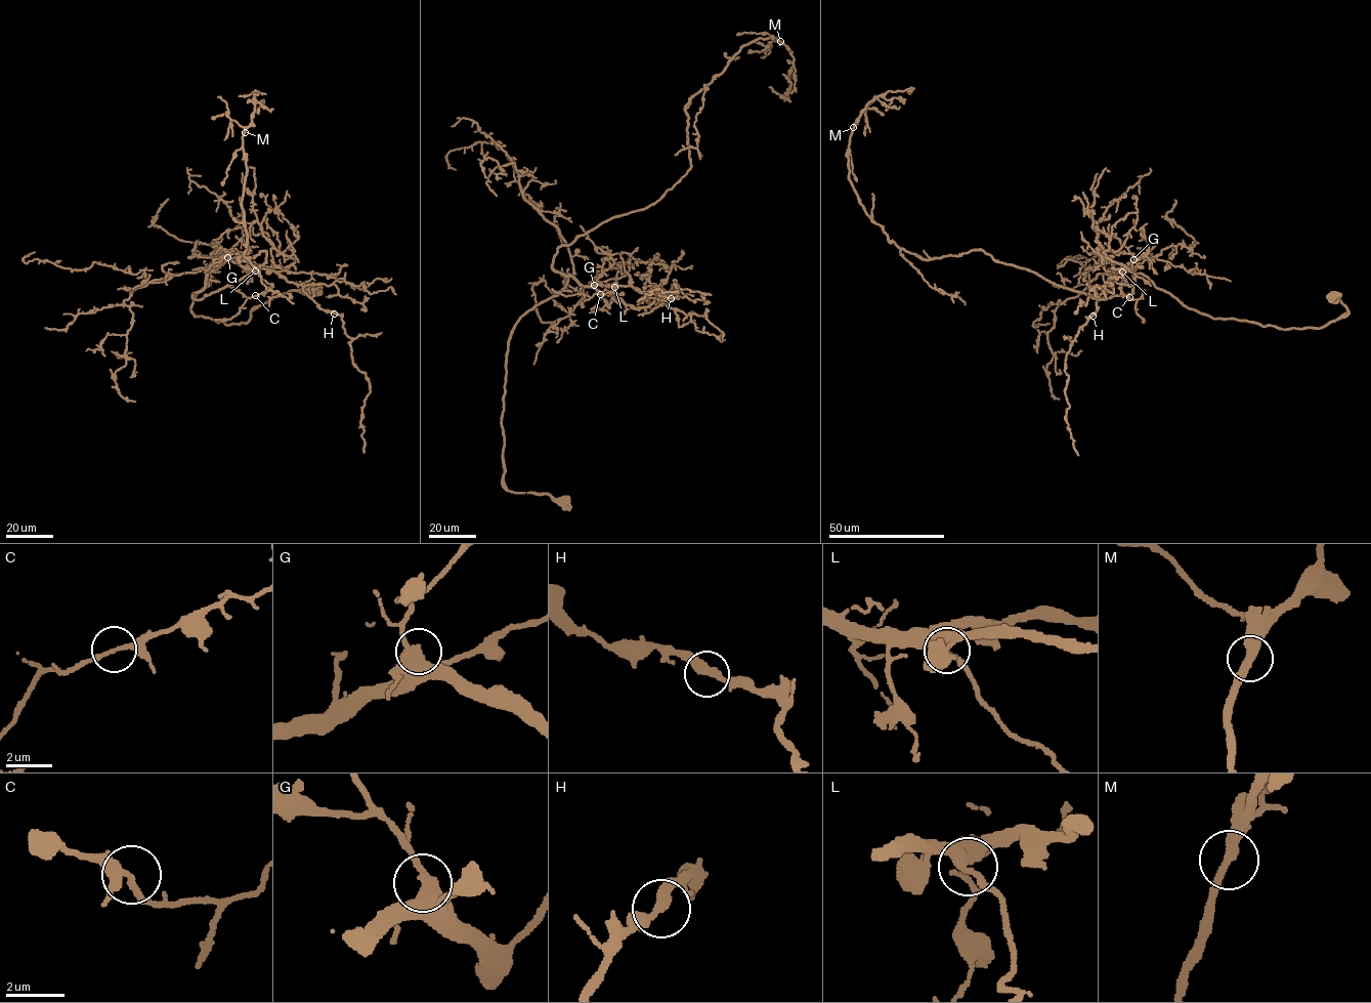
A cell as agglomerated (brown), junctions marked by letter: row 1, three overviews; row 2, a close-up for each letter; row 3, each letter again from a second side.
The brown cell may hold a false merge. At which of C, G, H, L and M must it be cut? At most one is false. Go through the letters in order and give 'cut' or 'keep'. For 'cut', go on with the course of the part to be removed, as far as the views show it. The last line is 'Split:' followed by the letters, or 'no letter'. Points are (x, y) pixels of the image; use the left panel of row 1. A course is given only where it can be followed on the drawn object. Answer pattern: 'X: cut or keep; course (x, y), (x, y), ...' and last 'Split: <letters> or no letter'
C: keep
G: keep
H: keep
L: keep
M: keep
Split: no letter

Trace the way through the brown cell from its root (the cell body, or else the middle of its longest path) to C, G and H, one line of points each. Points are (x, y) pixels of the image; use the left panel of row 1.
C: (311, 290), (279, 294), (246, 323), (190, 310), (206, 270), (227, 260), (270, 284), (255, 295)
G: (311, 290), (279, 294), (251, 308), (246, 323), (194, 317), (190, 307), (208, 285), (206, 270), (227, 257)
H: (311, 290), (279, 294), (246, 323), (190, 310), (206, 270), (231, 260), (302, 285), (334, 314)

